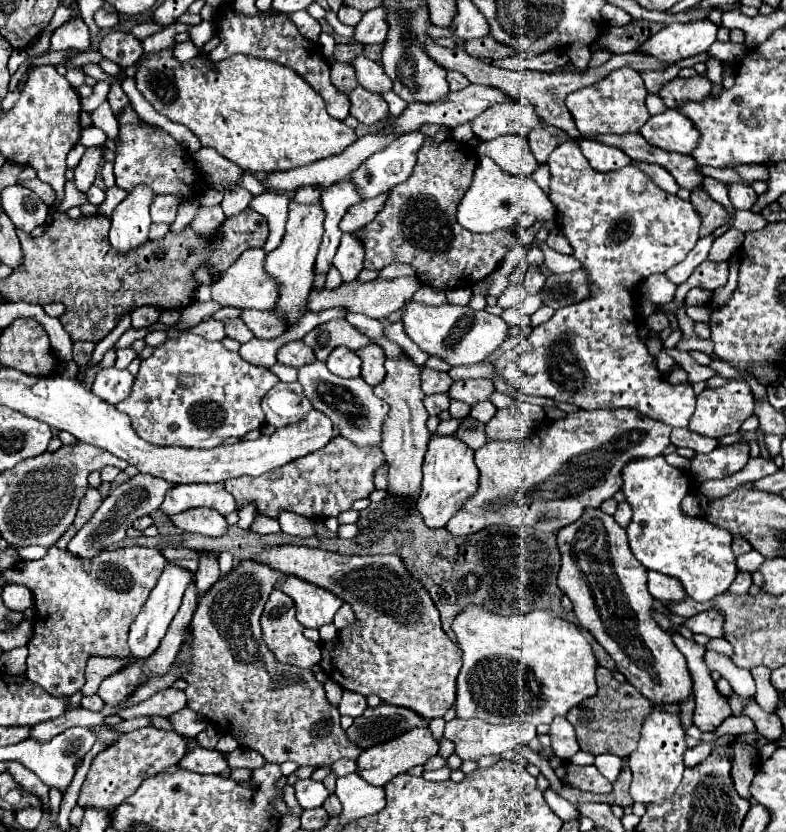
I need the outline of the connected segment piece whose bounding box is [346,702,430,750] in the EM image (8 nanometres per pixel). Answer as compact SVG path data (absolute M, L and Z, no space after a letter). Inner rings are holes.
M386 702L376 708L366 708L362 716L354 718L354 724L346 730L350 742L360 746L360 750L372 748L376 744L398 738L412 728L428 728L430 720L420 718L414 710L404 706L388 706Z

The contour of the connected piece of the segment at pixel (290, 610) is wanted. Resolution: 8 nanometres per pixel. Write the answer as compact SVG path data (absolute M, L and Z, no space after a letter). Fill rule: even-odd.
M276 588L264 606L264 614L262 614L260 622L262 622L262 638L280 662L294 664L298 668L310 668L320 662L320 658L322 658L320 646L316 642L304 638L304 634L302 634L304 626L296 620L296 606L288 594L284 594L282 590Z

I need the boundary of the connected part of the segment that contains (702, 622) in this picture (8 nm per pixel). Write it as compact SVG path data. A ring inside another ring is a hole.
M708 608L684 620L684 626L690 628L694 634L706 634L710 638L724 638L724 618L716 608Z

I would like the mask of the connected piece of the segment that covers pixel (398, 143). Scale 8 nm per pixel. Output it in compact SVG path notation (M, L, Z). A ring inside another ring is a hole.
M410 132L394 140L384 150L372 154L354 174L352 180L360 188L360 196L374 198L380 192L404 182L416 164L416 154L426 142L426 134Z

